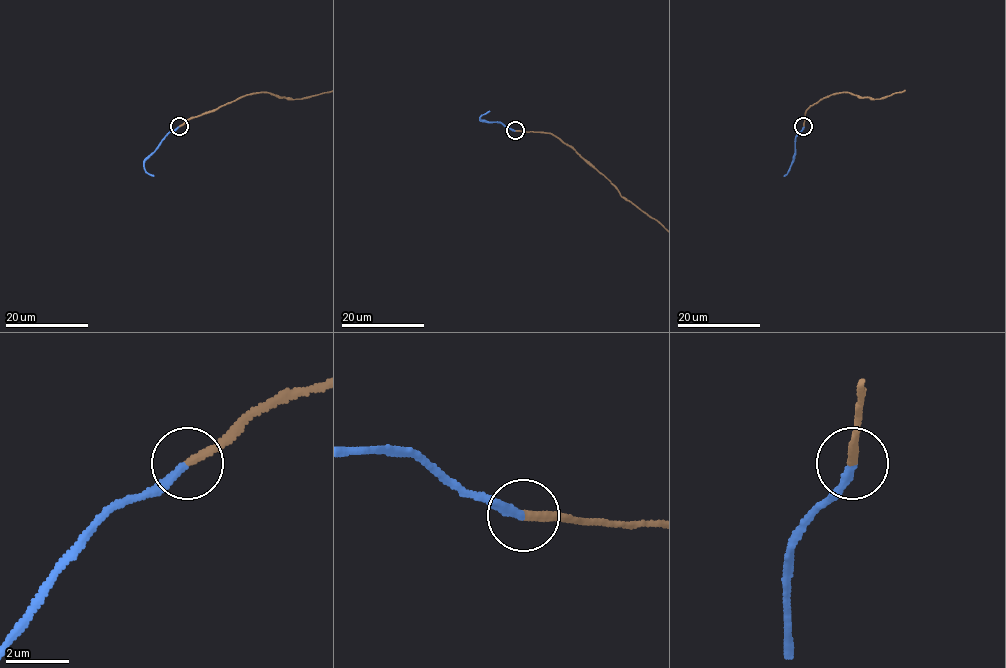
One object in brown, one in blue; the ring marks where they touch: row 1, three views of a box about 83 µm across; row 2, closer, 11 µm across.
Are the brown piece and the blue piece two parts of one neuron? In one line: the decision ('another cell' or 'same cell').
same cell

